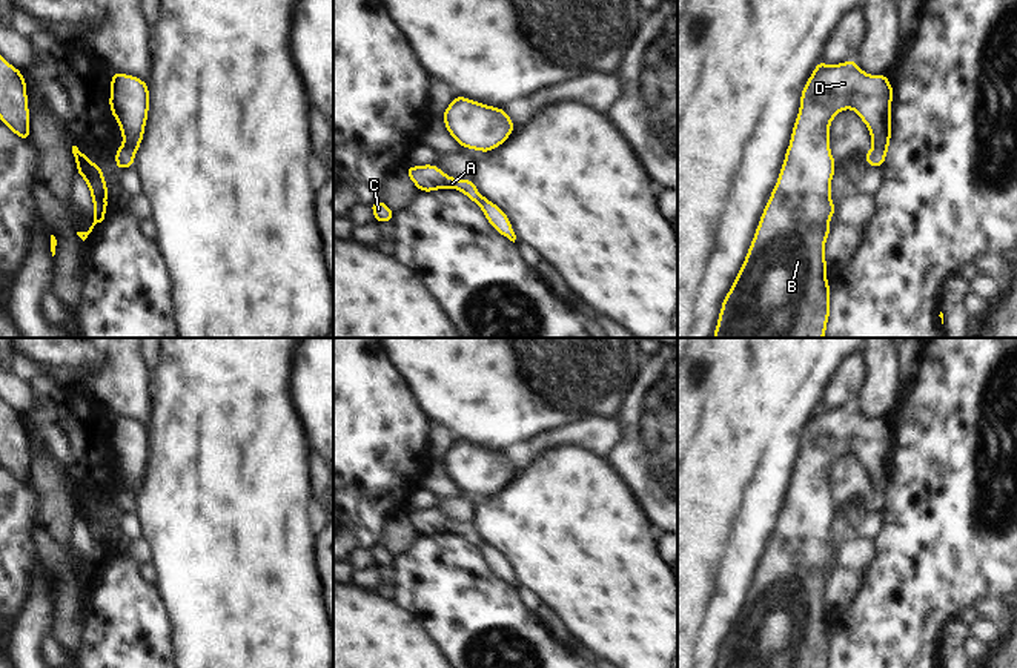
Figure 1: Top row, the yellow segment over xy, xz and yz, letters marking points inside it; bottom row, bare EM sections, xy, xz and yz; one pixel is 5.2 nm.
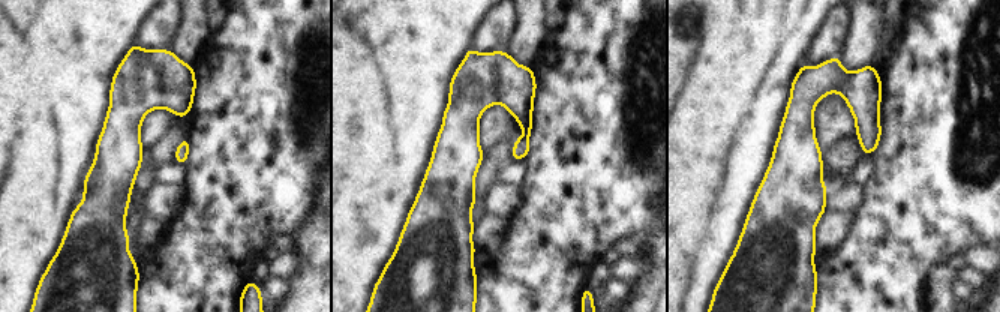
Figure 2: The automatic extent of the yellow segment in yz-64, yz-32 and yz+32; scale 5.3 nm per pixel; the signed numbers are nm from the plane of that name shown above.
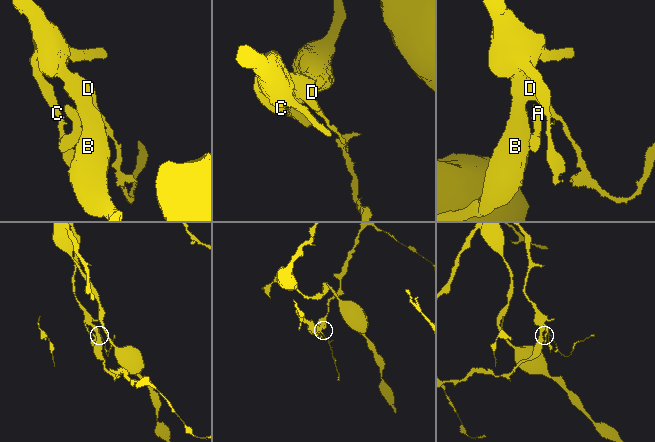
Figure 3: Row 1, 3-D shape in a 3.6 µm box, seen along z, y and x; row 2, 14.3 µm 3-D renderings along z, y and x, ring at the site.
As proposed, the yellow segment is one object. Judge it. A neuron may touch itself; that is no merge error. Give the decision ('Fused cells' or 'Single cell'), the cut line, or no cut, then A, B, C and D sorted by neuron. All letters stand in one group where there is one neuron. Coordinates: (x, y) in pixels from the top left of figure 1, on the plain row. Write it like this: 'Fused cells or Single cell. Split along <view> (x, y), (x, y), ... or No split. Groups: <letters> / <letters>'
Single cell. No split. Groups: A B C D

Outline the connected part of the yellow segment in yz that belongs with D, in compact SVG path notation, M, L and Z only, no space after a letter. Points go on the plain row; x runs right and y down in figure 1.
M820 402L800 438L800 451L793 470L791 484L774 533L765 548L754 582L739 617L725 639L717 668L828 668L830 625L825 620L825 588L831 576L830 562L836 559L831 545L831 524L836 505L830 493L830 468L834 461L853 453L870 473L873 491L865 498L870 511L882 511L891 485L891 447L894 433L886 418L871 419L856 404L827 410Z

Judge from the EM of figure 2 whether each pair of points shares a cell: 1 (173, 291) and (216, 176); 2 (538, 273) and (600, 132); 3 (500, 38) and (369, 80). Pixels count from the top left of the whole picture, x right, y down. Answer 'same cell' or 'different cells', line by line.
1: same cell
2: same cell
3: different cells

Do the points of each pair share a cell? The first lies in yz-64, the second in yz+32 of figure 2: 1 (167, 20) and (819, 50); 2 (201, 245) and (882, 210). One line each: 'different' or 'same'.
1: same
2: same

